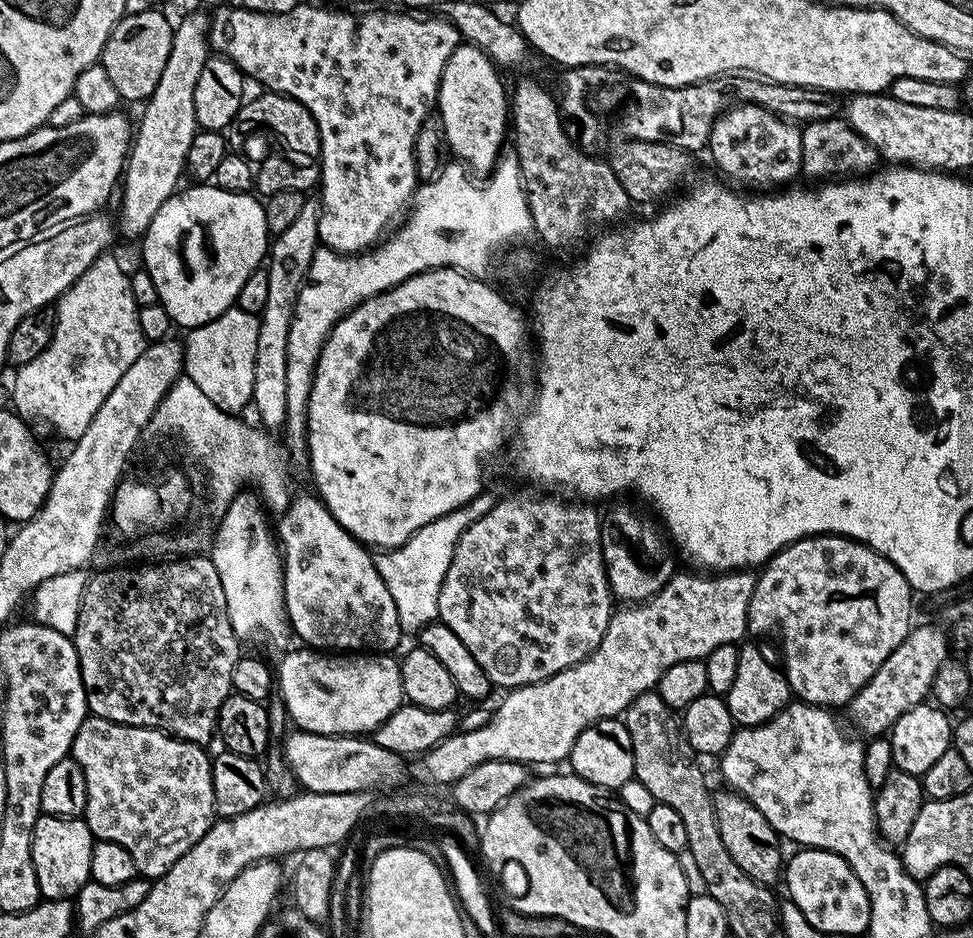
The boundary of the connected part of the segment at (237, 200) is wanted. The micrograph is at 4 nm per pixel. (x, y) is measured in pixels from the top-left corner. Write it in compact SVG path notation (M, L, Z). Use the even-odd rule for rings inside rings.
M200 182L196 188L188 188L177 191L166 202L162 202L162 210L158 210L158 214L154 214L154 222L150 222L150 226L144 232L142 237L142 245L144 244L144 260L142 267L148 271L150 278L154 278L154 290L158 290L159 307L164 307L164 312L176 324L181 324L184 330L191 330L202 326L206 322L210 322L214 318L218 318L227 308L235 305L238 298L238 290L242 290L246 278L250 278L250 274L254 274L254 270L261 267L265 263L270 247L270 233L267 228L266 214L264 213L264 204L259 200L256 201L255 195L249 194L247 191L232 192L230 189L219 188L212 182Z

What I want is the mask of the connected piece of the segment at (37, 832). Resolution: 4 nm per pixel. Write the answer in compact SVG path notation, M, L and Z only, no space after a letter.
M42 814L32 827L32 857L34 858L34 874L38 874L38 886L41 897L45 900L72 900L92 880L90 858L94 837L83 818L66 816L49 816Z

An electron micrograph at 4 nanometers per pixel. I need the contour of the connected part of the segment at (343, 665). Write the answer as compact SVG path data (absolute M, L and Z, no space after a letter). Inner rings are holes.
M307 646L288 652L278 668L278 696L297 729L323 736L372 734L405 703L400 665L392 654L325 654Z

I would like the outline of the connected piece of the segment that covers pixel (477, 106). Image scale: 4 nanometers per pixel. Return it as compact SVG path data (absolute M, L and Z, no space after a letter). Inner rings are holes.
M467 42L459 44L454 54L450 54L442 70L438 115L446 126L448 151L473 173L488 174L495 169L502 155L504 135L510 132L510 92L507 87L504 89L500 75L501 69L492 59Z

